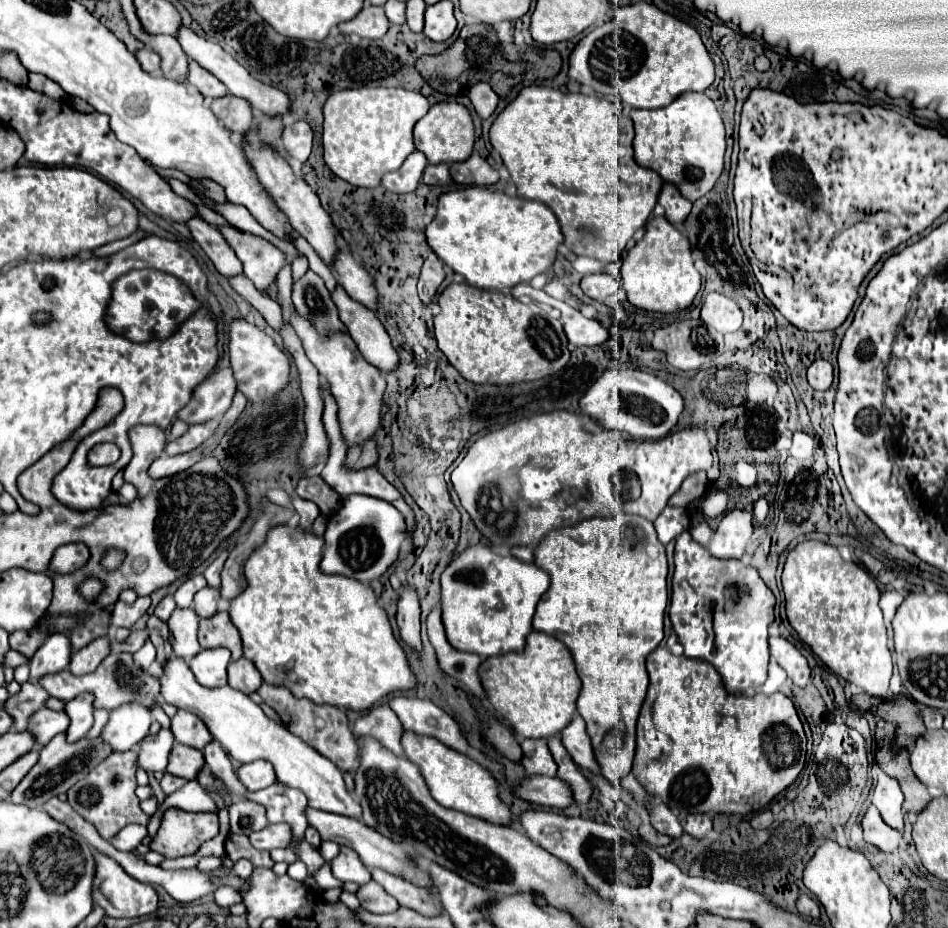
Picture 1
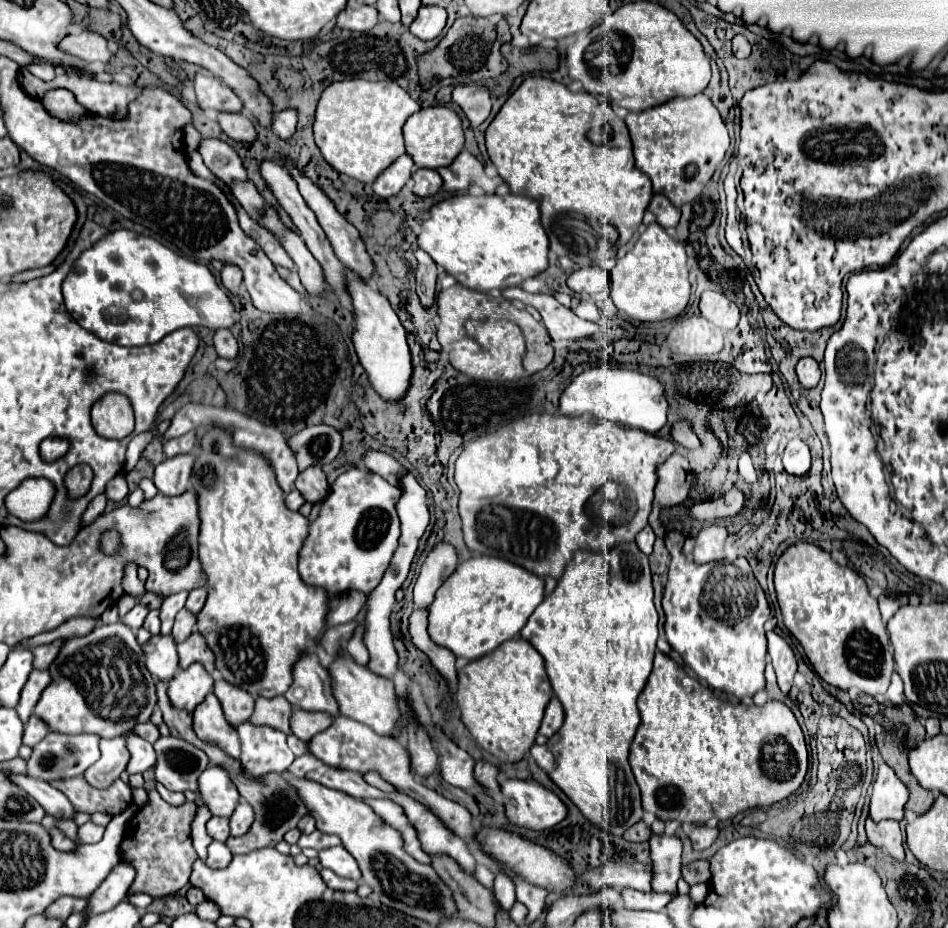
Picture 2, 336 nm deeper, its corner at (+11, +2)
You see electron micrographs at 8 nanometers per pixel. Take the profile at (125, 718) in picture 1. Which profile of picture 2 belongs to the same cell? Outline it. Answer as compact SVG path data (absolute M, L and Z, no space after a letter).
M48 733L34 749L30 759L26 761L28 765L28 775L42 779L42 781L54 781L54 779L66 779L66 777L76 777L82 775L92 763L98 761L100 749L98 749L98 735L62 735L62 733Z

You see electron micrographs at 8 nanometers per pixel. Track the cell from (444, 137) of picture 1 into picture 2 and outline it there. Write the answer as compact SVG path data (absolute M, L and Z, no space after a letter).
M428 107L414 113L404 125L406 153L414 159L416 167L448 167L456 155L464 149L464 131L460 117L448 107Z

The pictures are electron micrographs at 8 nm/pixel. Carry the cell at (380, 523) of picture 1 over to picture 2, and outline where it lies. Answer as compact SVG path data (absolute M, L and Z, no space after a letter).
M352 467L338 475L298 551L298 571L304 583L322 587L328 595L338 595L350 589L368 595L380 583L390 557L398 547L398 497L400 489L370 469Z

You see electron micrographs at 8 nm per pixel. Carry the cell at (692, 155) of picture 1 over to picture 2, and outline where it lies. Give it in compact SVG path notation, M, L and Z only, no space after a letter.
M704 93L690 99L676 97L664 105L630 113L626 125L634 145L636 167L652 179L654 193L666 195L676 207L694 201L702 193L730 145L720 113Z

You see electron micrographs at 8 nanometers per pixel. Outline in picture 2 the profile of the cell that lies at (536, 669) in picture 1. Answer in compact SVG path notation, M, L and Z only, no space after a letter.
M520 637L504 641L492 653L470 661L458 671L456 701L462 723L476 745L500 763L524 759L536 739L550 697L552 687L544 671L544 661L540 653Z

